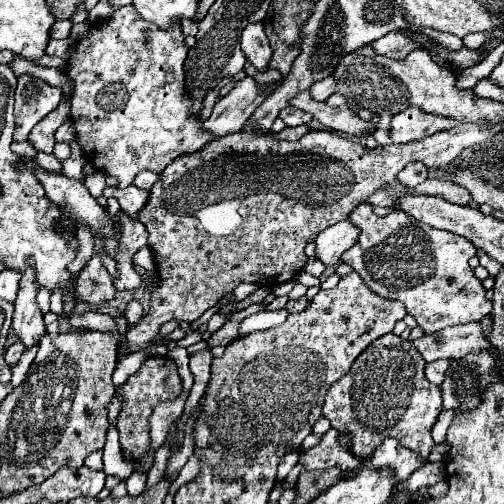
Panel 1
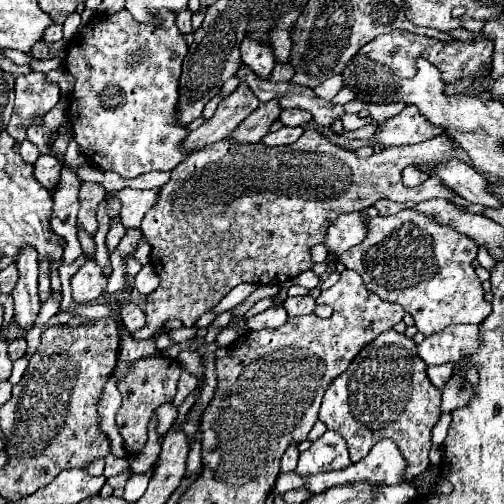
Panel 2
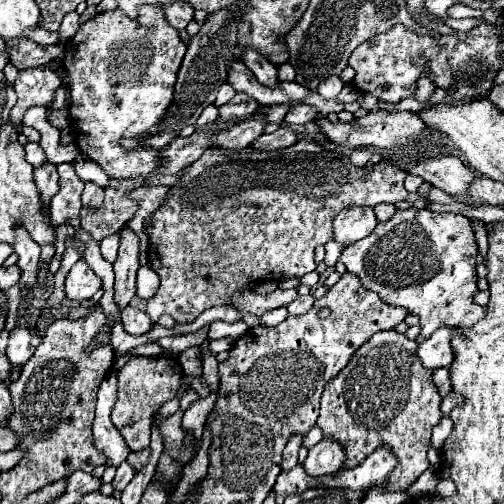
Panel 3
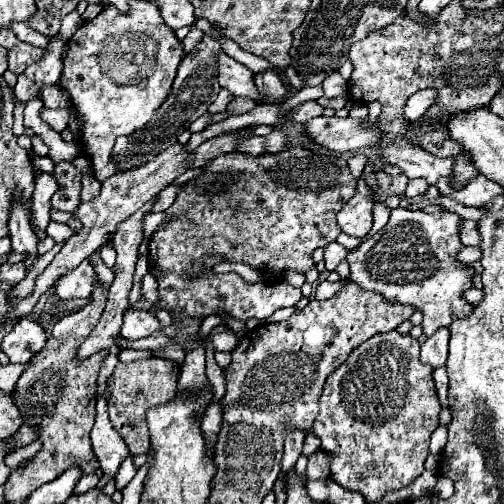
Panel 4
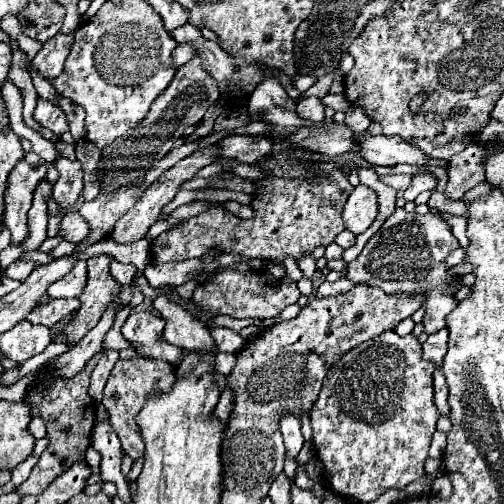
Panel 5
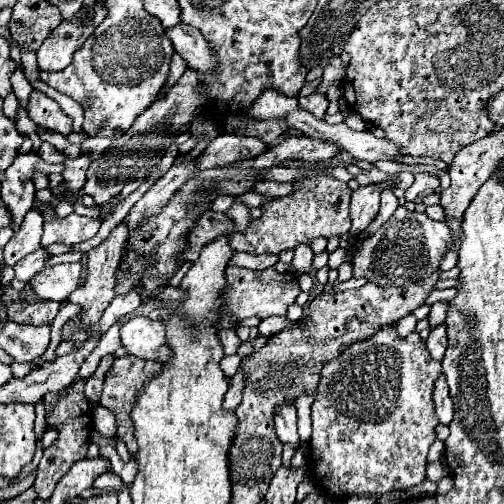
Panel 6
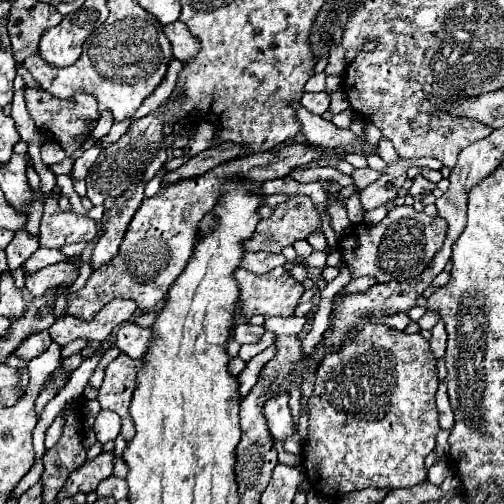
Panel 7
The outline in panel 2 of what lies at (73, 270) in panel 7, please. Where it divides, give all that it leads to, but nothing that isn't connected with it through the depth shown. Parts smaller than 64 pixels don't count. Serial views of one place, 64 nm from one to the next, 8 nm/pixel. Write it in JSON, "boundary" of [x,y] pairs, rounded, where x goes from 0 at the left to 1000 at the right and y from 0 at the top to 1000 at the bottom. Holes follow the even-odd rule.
{"boundary":[[[187,516],[171,520],[143,552],[147,599],[155,599],[155,603],[190,599],[206,583],[210,563],[214,563],[214,552],[206,548],[202,532]]]}

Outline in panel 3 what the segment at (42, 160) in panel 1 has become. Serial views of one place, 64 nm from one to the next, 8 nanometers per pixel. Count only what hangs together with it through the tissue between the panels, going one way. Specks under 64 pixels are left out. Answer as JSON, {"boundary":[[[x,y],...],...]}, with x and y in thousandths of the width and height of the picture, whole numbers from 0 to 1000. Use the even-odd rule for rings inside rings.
{"boundary":[[[87,321],[67,337],[71,369],[79,373],[79,385],[87,389],[87,405],[99,405],[99,393],[115,381],[115,341],[111,325]]]}

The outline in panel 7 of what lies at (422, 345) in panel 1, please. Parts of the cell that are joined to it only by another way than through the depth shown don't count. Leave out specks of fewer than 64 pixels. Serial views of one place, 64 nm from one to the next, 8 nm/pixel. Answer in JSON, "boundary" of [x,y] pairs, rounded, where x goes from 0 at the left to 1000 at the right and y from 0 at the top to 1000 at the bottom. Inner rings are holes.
{"boundary":[[[877,635],[857,651],[853,690],[857,690],[857,702],[861,702],[865,714],[873,714],[881,706],[881,694],[885,694],[885,655],[881,655],[881,639]]]}

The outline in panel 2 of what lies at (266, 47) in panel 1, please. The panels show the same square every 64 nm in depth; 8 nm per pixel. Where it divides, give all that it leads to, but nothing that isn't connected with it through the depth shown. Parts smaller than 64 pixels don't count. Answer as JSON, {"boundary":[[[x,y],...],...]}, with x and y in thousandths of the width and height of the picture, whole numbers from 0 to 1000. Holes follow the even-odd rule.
{"boundary":[[[492,67],[476,87],[476,99],[480,99],[480,123],[496,139],[504,139],[520,159],[528,159],[548,127],[540,111],[540,95],[528,83],[516,83]]]}

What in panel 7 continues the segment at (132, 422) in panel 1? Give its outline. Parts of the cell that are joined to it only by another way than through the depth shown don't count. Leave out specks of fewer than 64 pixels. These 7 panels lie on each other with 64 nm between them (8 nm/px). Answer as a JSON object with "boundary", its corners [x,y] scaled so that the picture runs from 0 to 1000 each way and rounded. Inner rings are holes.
{"boundary":[[[238,702],[230,714],[222,714],[210,730],[206,758],[194,774],[194,798],[206,813],[222,813],[242,829],[242,869],[250,877],[262,877],[266,849],[262,829],[254,825],[254,802],[262,794],[262,778],[270,770],[270,746],[274,738],[290,730],[286,714],[258,710],[250,702]]]}

